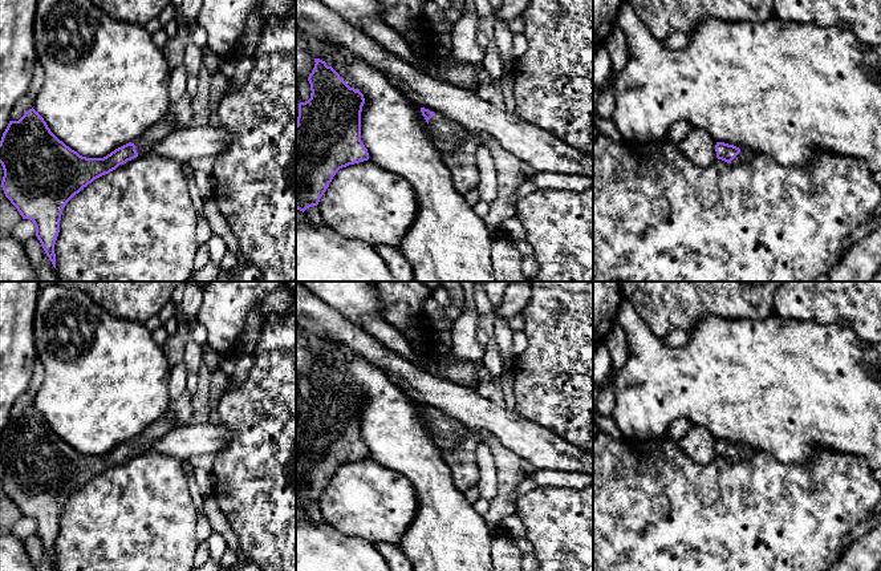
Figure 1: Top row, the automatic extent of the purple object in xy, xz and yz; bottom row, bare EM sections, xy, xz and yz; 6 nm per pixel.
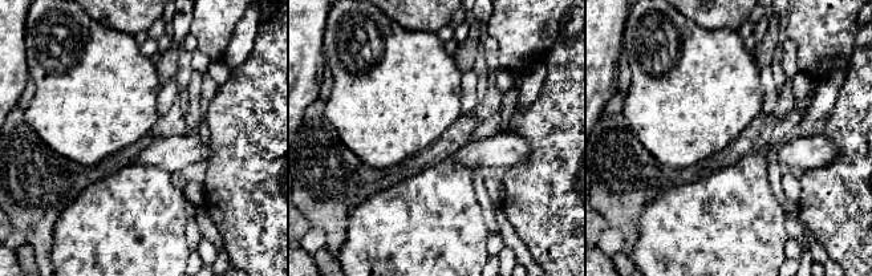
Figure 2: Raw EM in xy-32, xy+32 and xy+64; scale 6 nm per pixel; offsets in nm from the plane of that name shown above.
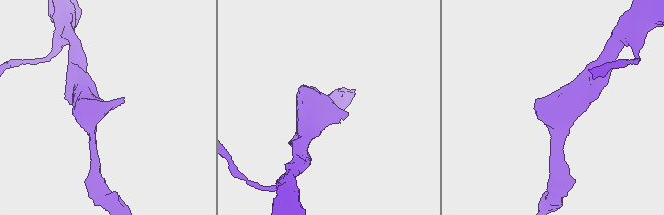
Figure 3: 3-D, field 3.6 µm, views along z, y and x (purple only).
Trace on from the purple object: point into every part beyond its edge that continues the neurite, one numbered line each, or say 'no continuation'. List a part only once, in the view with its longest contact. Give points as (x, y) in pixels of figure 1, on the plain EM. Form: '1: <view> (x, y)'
1: yz (746, 452)

